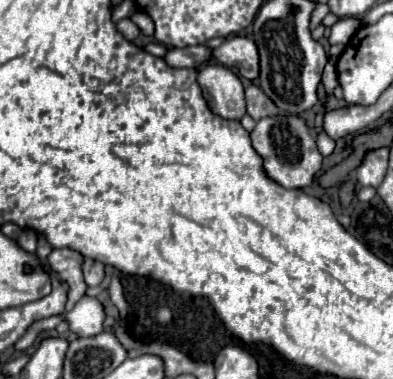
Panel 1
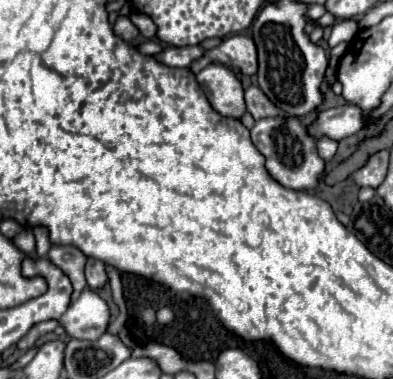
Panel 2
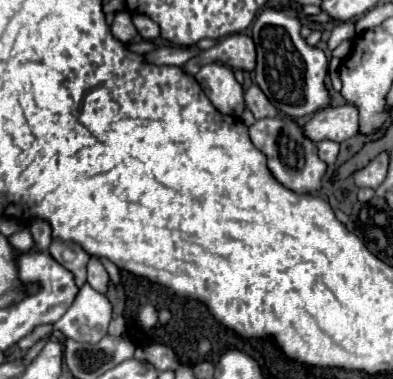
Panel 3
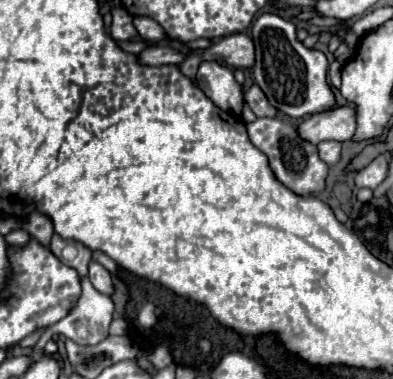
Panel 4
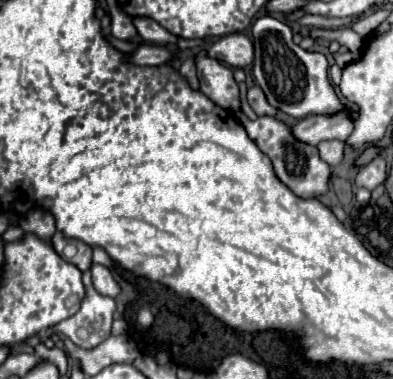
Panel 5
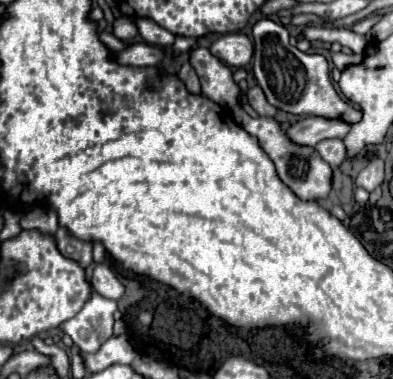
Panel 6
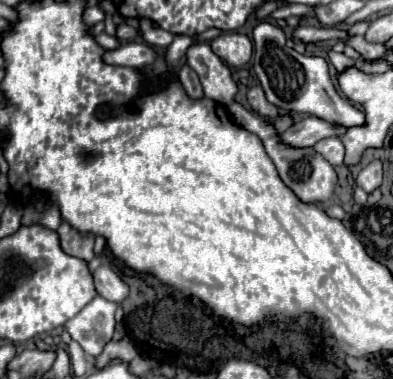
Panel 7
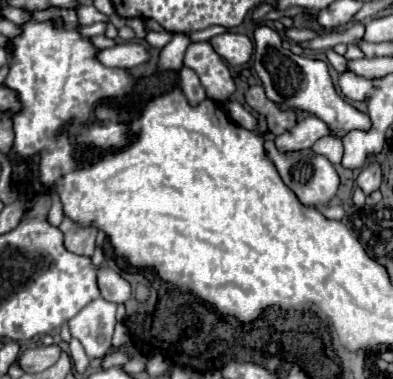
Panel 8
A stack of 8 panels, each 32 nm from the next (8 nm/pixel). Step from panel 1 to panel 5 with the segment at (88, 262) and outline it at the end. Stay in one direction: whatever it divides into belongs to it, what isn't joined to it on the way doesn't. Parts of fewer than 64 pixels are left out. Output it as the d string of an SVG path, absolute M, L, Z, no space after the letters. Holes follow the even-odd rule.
M92 264L90 270L92 270L92 284L94 284L94 288L96 288L102 296L116 298L116 296L122 292L120 284L114 280L112 272L110 272L106 266L102 266L102 264Z

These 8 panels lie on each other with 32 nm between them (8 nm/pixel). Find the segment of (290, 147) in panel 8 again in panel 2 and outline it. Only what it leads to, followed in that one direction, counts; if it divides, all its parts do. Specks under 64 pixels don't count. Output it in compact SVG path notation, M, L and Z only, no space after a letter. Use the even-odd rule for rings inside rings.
M346 104L338 108L318 110L316 120L308 126L308 134L314 140L326 136L338 142L356 134L358 130L362 130L362 126L364 126L364 118L362 118L360 108L354 104Z

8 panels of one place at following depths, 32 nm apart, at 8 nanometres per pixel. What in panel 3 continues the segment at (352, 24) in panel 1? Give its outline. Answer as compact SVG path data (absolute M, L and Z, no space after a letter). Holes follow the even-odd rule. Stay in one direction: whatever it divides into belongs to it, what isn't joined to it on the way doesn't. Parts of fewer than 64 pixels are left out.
M352 22L339 23L331 33L327 43L328 48L333 51L342 41L350 40L355 35L355 28Z

